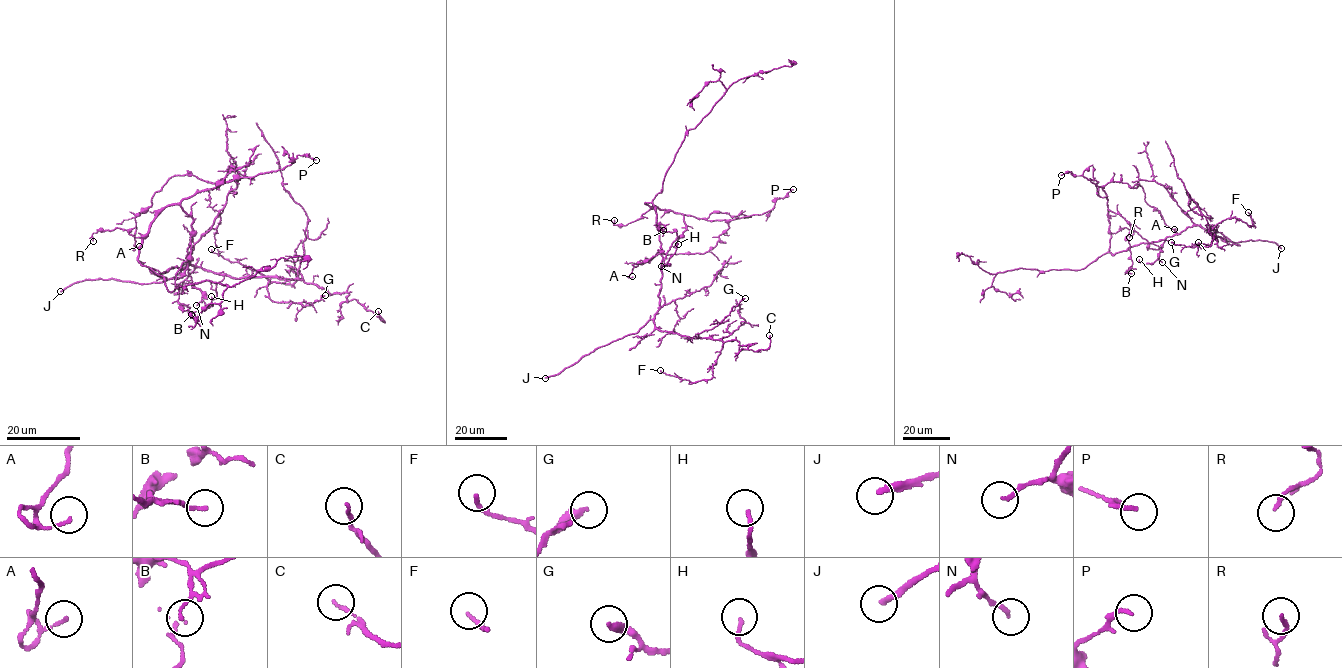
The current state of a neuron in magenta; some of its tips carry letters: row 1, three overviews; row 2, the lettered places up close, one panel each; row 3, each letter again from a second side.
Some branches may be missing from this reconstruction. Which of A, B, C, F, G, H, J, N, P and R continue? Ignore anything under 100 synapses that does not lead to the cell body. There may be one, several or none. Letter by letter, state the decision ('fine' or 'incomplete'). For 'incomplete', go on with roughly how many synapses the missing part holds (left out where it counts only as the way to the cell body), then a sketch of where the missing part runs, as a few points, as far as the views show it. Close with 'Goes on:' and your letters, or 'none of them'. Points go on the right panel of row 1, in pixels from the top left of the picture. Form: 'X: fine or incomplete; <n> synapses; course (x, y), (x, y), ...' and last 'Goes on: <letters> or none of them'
A: fine
B: fine
C: fine
F: fine
G: fine
H: fine
J: incomplete
N: fine
P: fine
R: fine
Goes on: J

